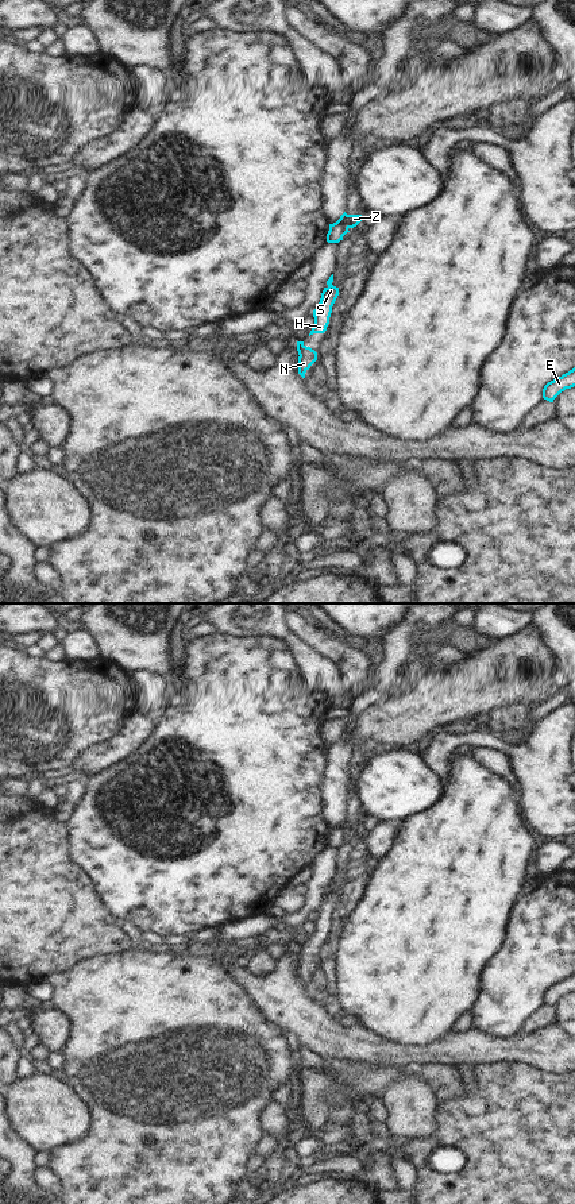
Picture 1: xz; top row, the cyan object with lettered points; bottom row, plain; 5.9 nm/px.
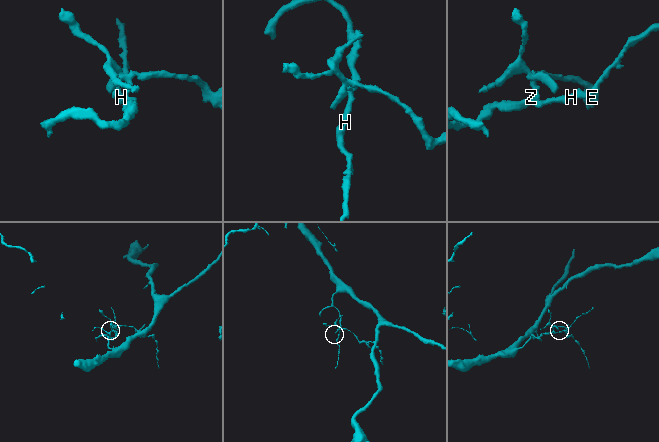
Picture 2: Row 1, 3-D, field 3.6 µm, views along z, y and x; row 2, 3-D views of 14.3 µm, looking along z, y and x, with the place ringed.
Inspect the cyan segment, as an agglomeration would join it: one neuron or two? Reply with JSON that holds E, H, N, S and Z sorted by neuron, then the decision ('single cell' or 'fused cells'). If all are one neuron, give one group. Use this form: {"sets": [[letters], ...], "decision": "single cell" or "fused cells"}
{"sets": [["E"], ["H", "N", "S", "Z"]], "decision": "fused cells"}

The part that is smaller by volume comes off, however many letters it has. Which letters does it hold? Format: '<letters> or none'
E

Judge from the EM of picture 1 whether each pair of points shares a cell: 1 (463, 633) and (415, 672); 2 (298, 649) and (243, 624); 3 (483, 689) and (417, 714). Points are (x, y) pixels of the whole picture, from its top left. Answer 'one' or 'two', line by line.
1: two
2: one
3: one

